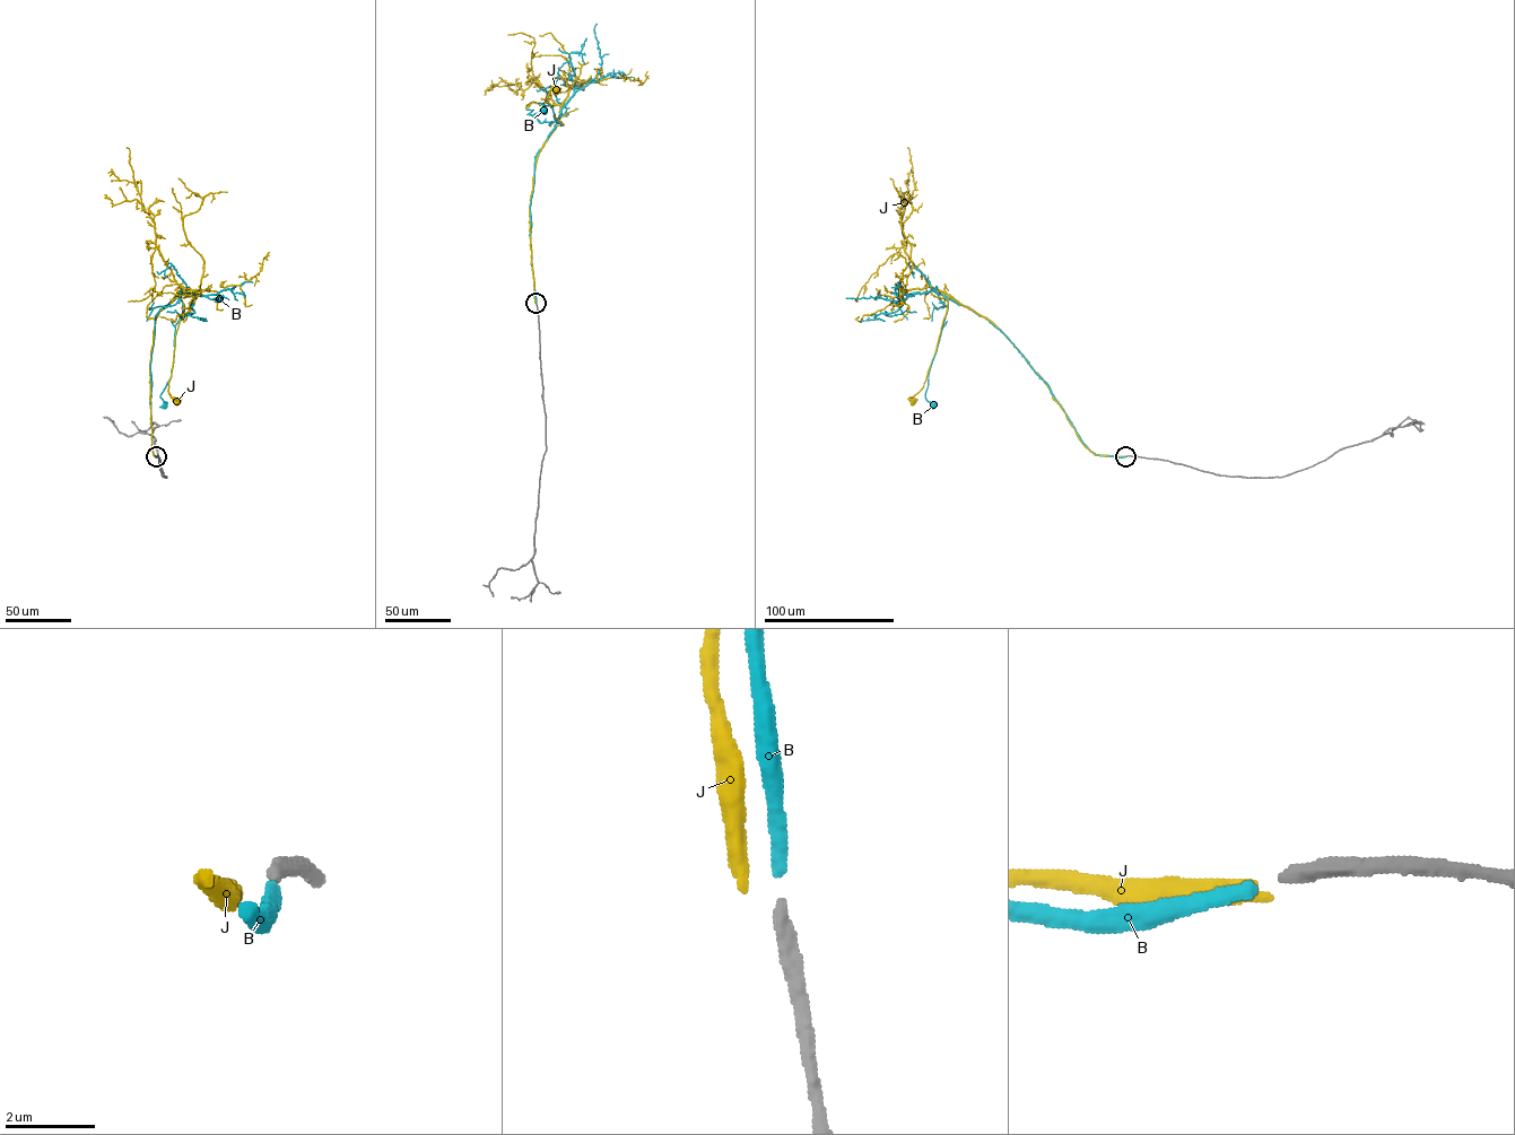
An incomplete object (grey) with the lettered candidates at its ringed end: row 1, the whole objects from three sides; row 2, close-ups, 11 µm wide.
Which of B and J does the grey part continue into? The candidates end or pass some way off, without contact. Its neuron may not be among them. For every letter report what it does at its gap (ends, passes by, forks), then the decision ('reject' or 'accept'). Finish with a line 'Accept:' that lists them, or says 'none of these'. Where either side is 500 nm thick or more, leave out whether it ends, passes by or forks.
B: it ends; accept
J: it ends; reject
Accept: B

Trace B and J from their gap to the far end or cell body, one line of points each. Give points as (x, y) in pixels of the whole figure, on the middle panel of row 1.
B: (537, 303), (530, 206), (534, 156), (557, 123), (562, 125), (555, 120), (550, 106), (540, 103), (545, 111)
J: (536, 303), (530, 195), (538, 153), (555, 127), (564, 124), (555, 116), (548, 102), (550, 90), (557, 92)

